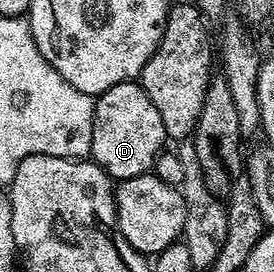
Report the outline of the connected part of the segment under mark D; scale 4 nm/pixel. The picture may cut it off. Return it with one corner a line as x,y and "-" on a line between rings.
140,81
120,82
100,91
93,107
93,135
89,154
110,178
124,180
150,173
153,161
162,153
164,146
161,145
166,145
166,142
163,116
159,116
155,104
151,104
151,96
147,96

